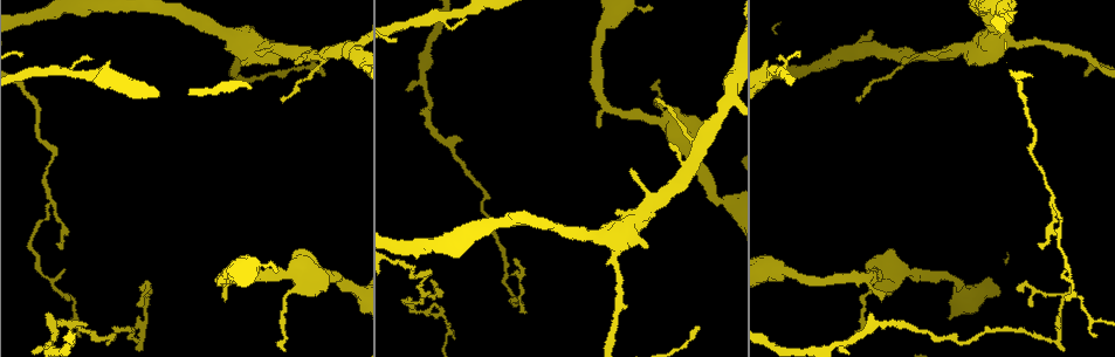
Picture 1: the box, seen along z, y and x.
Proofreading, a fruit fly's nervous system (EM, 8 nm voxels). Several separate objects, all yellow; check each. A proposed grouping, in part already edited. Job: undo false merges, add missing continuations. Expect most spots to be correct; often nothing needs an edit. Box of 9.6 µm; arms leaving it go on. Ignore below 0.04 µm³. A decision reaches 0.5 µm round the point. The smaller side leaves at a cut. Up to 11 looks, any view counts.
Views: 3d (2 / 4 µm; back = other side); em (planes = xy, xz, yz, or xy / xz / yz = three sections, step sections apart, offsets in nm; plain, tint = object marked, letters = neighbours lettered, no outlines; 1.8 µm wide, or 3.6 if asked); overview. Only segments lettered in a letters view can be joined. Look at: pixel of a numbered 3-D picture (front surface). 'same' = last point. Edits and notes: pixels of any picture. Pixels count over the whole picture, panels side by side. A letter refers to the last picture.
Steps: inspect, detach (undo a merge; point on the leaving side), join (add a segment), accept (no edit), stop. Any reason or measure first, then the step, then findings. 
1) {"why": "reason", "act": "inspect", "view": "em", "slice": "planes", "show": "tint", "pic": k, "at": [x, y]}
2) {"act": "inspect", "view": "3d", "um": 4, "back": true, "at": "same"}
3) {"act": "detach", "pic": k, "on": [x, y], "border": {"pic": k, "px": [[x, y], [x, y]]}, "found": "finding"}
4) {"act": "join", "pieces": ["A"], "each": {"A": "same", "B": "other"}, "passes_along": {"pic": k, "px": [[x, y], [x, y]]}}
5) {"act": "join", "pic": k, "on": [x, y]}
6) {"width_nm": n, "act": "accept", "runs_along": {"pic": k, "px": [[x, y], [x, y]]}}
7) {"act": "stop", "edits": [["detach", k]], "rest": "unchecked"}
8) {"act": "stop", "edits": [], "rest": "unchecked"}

{"why": "long arm stops here", "act": "inspect", "view": "em", "slice": "planes", "show": "tint", "pic": 1, "at": [653, 7]}

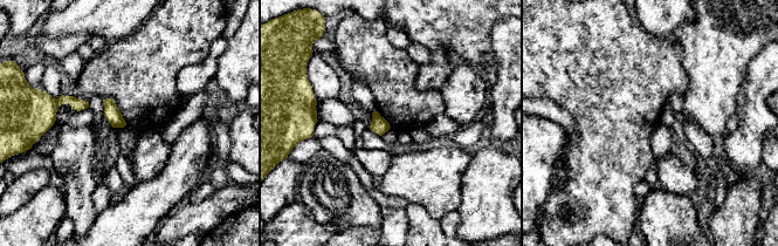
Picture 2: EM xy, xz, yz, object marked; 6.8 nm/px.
{"act": "inspect", "view": "em", "slice": "planes", "show": "letters", "at": "same"}

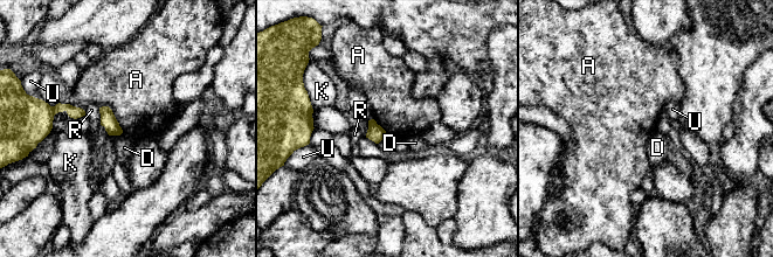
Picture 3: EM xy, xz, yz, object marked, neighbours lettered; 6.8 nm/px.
{"longest_contact_nm": ["A", 180], "act": "accept", "each": {"A": "other", "D": "other", "K": "other", "R": "other", "U": "other"}, "found": "no lettered segment goes on from it"}

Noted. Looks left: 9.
{"why": "thin end", "act": "inspect", "view": "em", "slice": "planes", "show": "tint", "pic": 1, "at": [777, 59]}

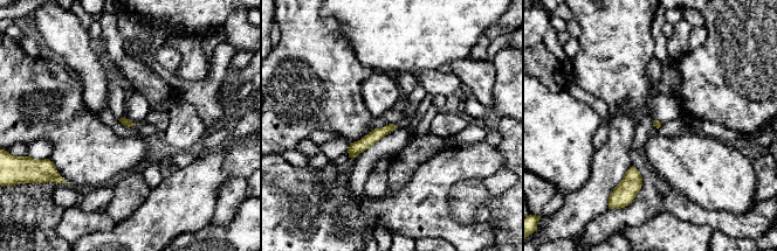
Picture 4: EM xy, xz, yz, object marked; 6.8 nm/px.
{"act": "inspect", "view": "em", "slice": "planes", "show": "letters", "at": "same"}

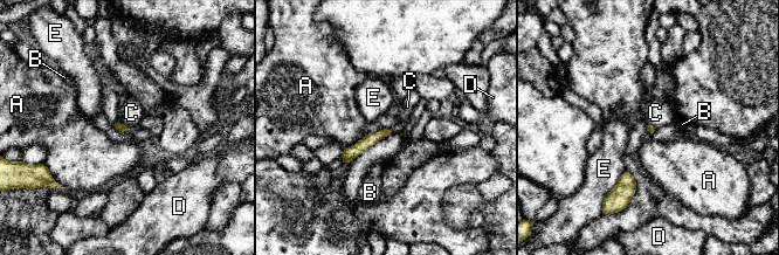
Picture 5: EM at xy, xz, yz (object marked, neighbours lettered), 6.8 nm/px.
{"act": "accept", "each": {"A": "other", "B": "other", "C": "other", "D": "other", "E": "other"}, "found": "no lettered segment goes on from it"}

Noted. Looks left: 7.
{"why": "branch point", "act": "inspect", "view": "3d", "um": 4, "pic": 1, "at": [55, 213]}

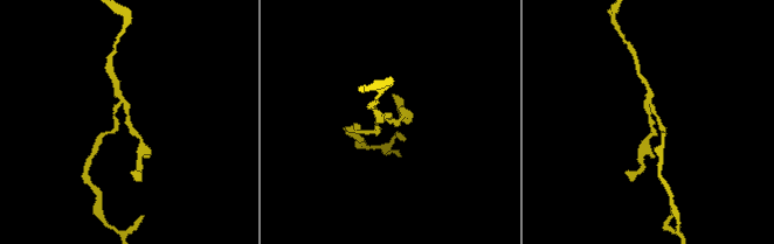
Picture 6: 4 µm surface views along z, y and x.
{"why": "shape alone is not enough", "act": "inspect", "view": "em", "slice": "planes", "show": "letters", "pic": 6, "at": [653, 122]}

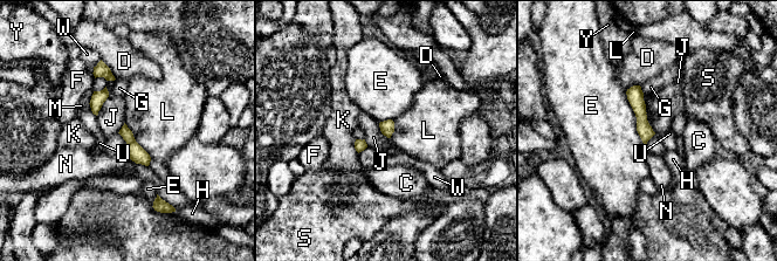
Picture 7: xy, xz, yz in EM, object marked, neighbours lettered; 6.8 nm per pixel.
{"width_nm": 100, "act": "accept", "each": {"C": "other", "D": "other", "E": "other", "F": "other", "G": "other", "H": "other", "J": "other", "K": "other", "L": "other", "M": "other", "N": "other", "S": "other", "U": "other", "W": "other", "Y": "other"}, "border": {"pic": 7, "px": [[645, 104], [646, 119], [655, 132]]}, "found": "one neuron here"}

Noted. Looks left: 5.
{"why": "sudden change in width", "act": "inspect", "view": "em", "slice": "xz", "step": 8, "show": "tint", "pic": 1, "at": [836, 343]}

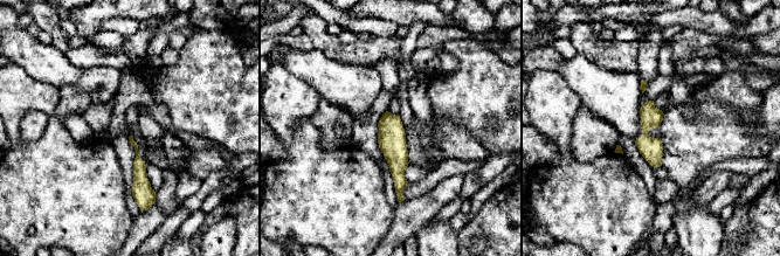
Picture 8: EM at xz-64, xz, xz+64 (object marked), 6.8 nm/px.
{"act": "inspect", "view": "em", "slice": "planes", "show": "tint", "at": "same"}

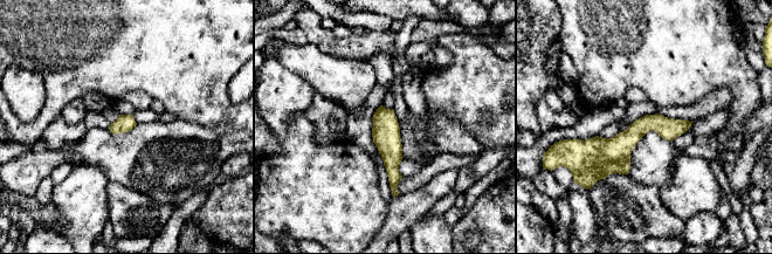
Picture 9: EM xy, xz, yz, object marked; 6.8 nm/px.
{"why": "see the neighbours", "act": "inspect", "view": "em", "slice": "planes", "show": "letters", "at": "same"}

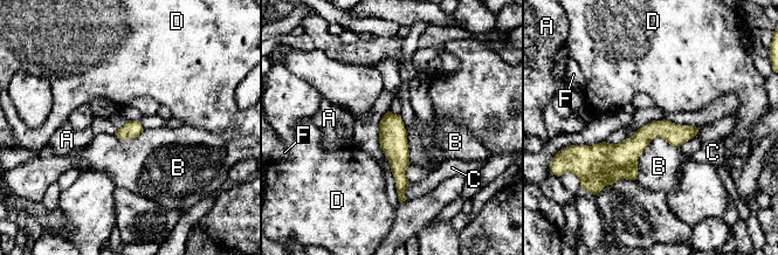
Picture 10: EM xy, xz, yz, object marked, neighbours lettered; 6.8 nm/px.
{"act": "accept", "each": {"A": "other", "B": "other", "C": "other", "D": "other", "F": "other"}, "border": {"pic": 10, "px": [[679, 145], [655, 137], [634, 179]]}, "found": "one neuron here"}

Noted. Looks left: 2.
{"act": "stop", "edits": [], "rest": "unchecked"}

